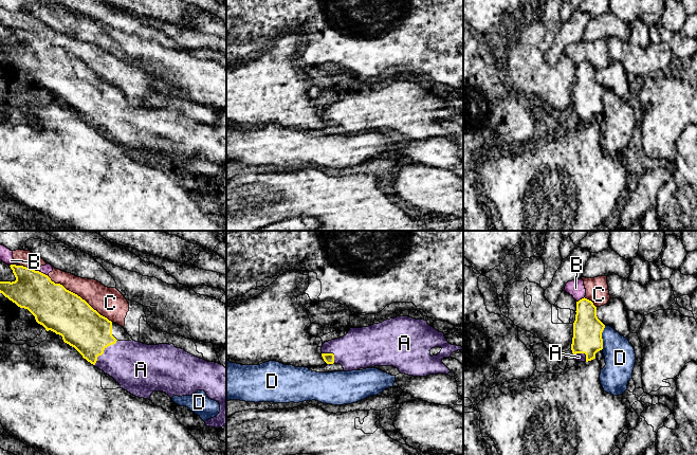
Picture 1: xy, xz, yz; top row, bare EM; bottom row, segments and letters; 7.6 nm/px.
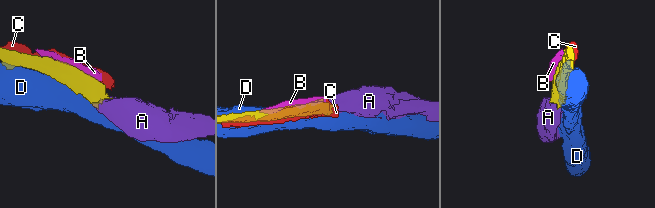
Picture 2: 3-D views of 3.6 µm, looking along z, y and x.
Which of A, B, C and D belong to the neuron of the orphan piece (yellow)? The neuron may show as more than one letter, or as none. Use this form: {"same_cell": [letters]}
{"same_cell": ["A"]}

